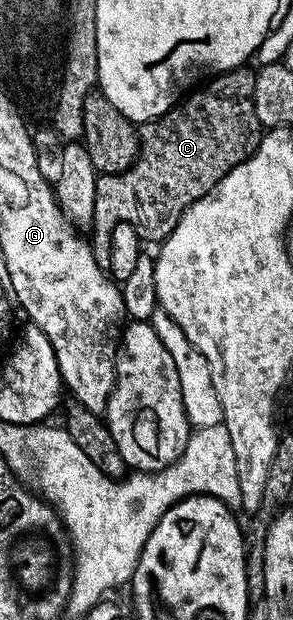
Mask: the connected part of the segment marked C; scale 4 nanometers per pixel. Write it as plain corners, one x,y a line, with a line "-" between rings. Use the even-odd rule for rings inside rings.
242,65
209,77
203,85
187,95
189,98
185,102
183,99
154,121
143,123
138,130
140,151
134,164
122,174
100,174
97,177
90,245
99,267
106,270
110,266
110,235
115,225
124,222
130,224
145,243
163,242
170,232
174,232
180,216
186,212
186,208
190,208
190,204
202,200
202,196
209,194
234,167
246,161
259,148
262,127
258,112
254,112
256,70
248,69
247,65

